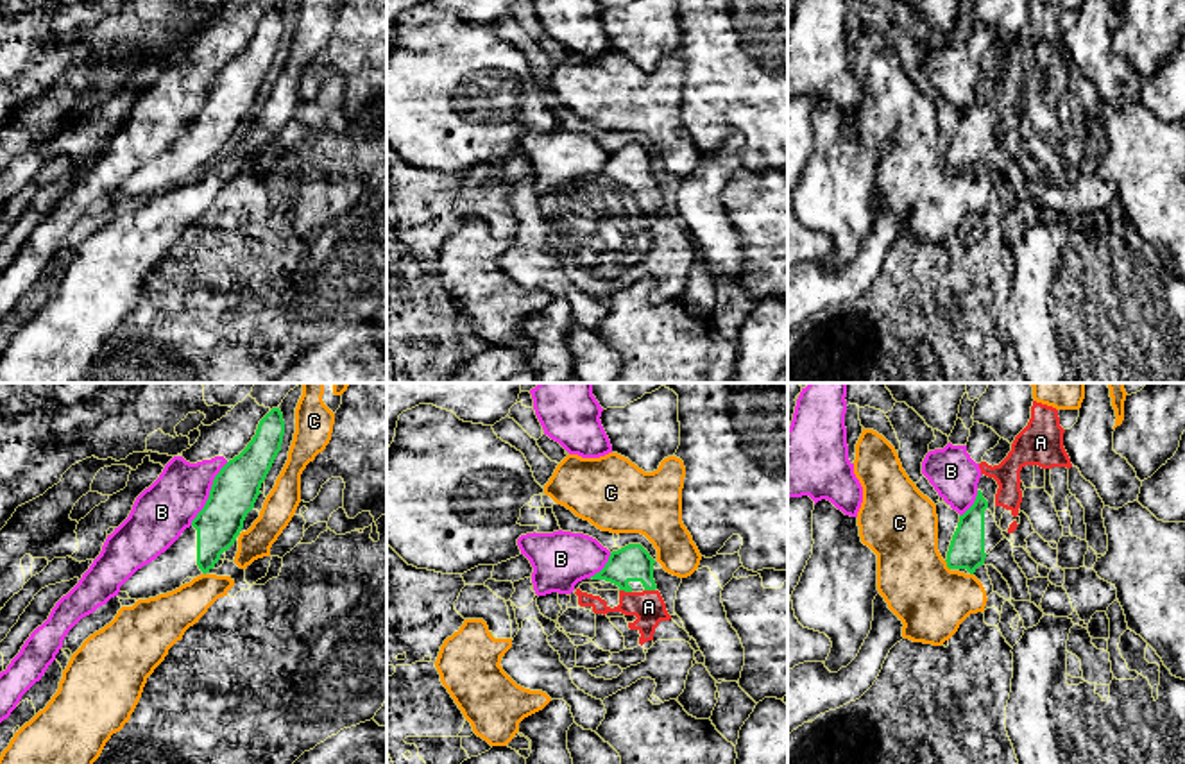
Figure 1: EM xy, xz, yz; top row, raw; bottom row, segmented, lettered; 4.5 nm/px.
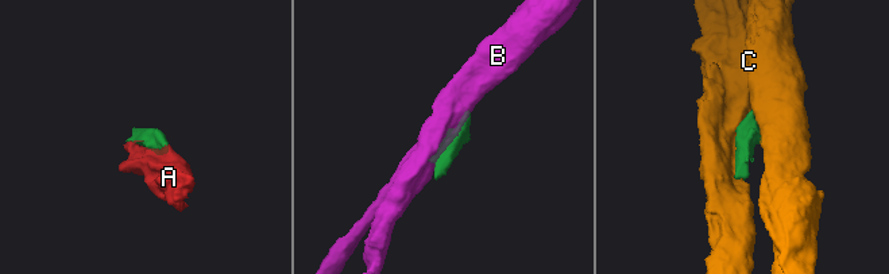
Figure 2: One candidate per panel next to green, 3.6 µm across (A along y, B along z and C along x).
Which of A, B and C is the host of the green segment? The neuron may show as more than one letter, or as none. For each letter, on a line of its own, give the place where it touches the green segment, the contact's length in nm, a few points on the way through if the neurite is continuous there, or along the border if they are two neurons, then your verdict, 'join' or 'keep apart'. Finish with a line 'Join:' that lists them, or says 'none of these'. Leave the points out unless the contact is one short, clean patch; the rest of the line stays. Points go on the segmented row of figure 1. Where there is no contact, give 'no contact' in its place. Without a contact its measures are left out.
A: meets green in xz at (625, 591); contact 60 nm long; join
B: meets green in xy at (210, 494); contact 340 nm long; keep apart
C: meets green in yz at (947, 566); contact 50 nm long; keep apart
Join: A

